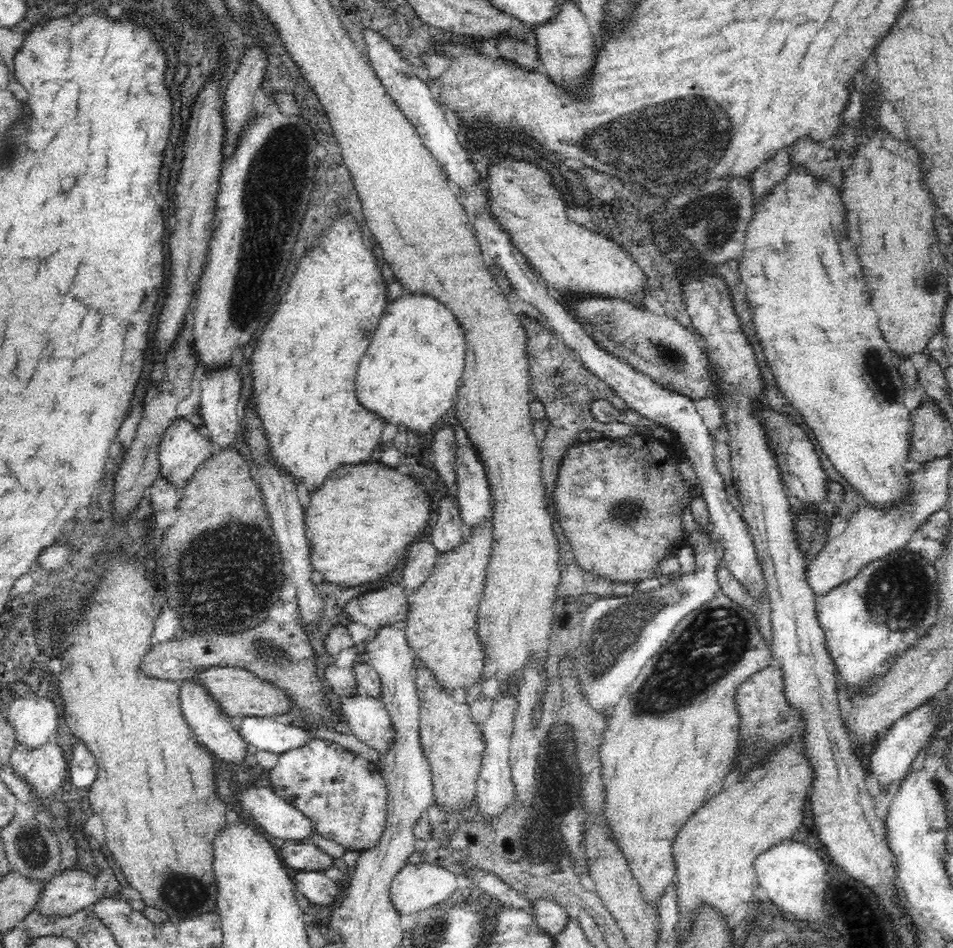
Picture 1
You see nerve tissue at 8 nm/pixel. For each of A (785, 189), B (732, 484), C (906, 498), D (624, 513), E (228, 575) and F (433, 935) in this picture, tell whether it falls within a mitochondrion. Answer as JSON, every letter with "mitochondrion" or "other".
{"A":"other","B":"other","C":"other","D":"mitochondrion","E":"mitochondrion","F":"mitochondrion"}

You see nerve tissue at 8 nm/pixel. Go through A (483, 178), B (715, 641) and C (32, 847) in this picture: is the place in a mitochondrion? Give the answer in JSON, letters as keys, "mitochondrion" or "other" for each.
{"A":"other","B":"mitochondrion","C":"mitochondrion"}

